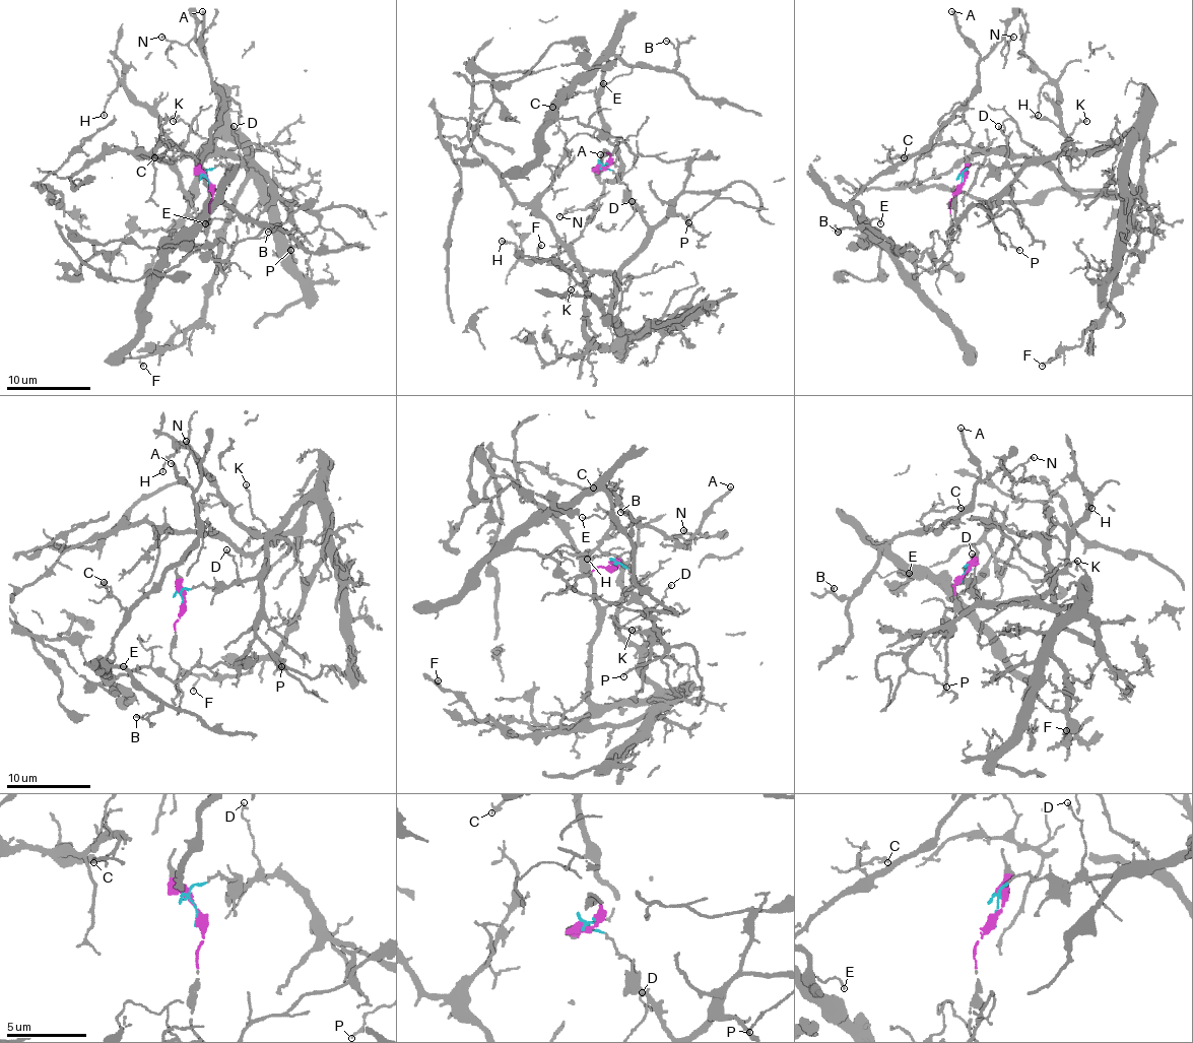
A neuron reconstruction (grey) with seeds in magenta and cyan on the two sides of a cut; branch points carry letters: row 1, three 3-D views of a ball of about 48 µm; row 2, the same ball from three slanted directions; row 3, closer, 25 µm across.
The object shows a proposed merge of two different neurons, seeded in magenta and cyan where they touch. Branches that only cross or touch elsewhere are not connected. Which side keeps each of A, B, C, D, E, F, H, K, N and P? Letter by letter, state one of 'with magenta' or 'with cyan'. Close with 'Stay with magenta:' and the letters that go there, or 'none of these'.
A: with magenta
B: with magenta
C: with magenta
D: with cyan
E: with magenta
F: with cyan
H: with cyan
K: with cyan
N: with magenta
P: with cyan
Stay with magenta: A, B, C, E, N

